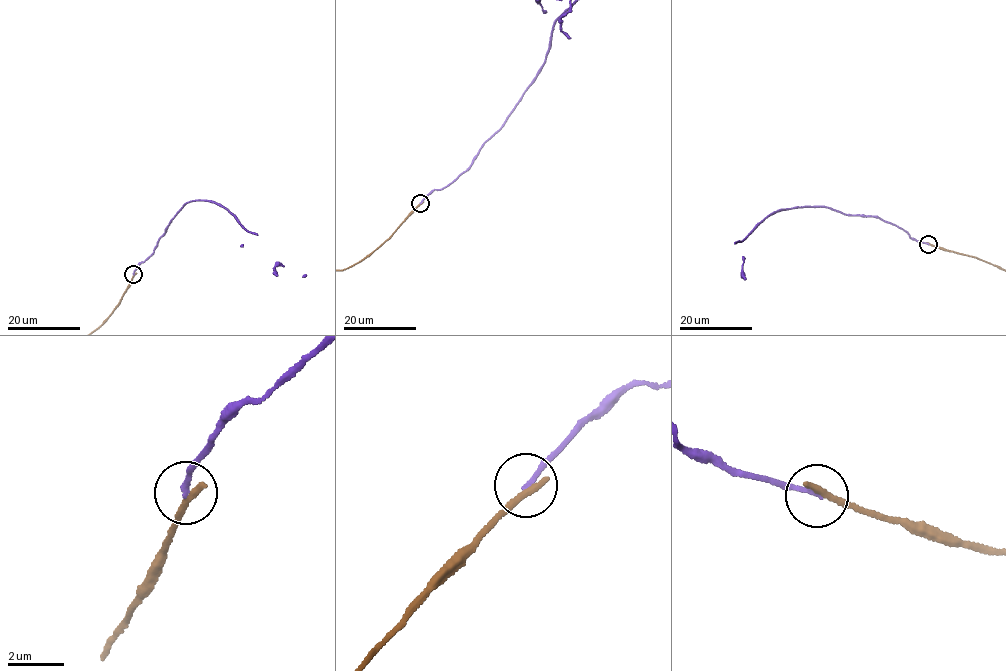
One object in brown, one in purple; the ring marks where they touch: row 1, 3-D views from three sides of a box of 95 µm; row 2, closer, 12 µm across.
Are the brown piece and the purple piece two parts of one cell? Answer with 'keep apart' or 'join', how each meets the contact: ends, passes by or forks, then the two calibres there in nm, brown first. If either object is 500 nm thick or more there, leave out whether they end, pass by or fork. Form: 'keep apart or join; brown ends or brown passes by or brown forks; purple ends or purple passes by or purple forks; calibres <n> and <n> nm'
keep apart; brown ends; purple ends; calibres 280 and 170 nm

